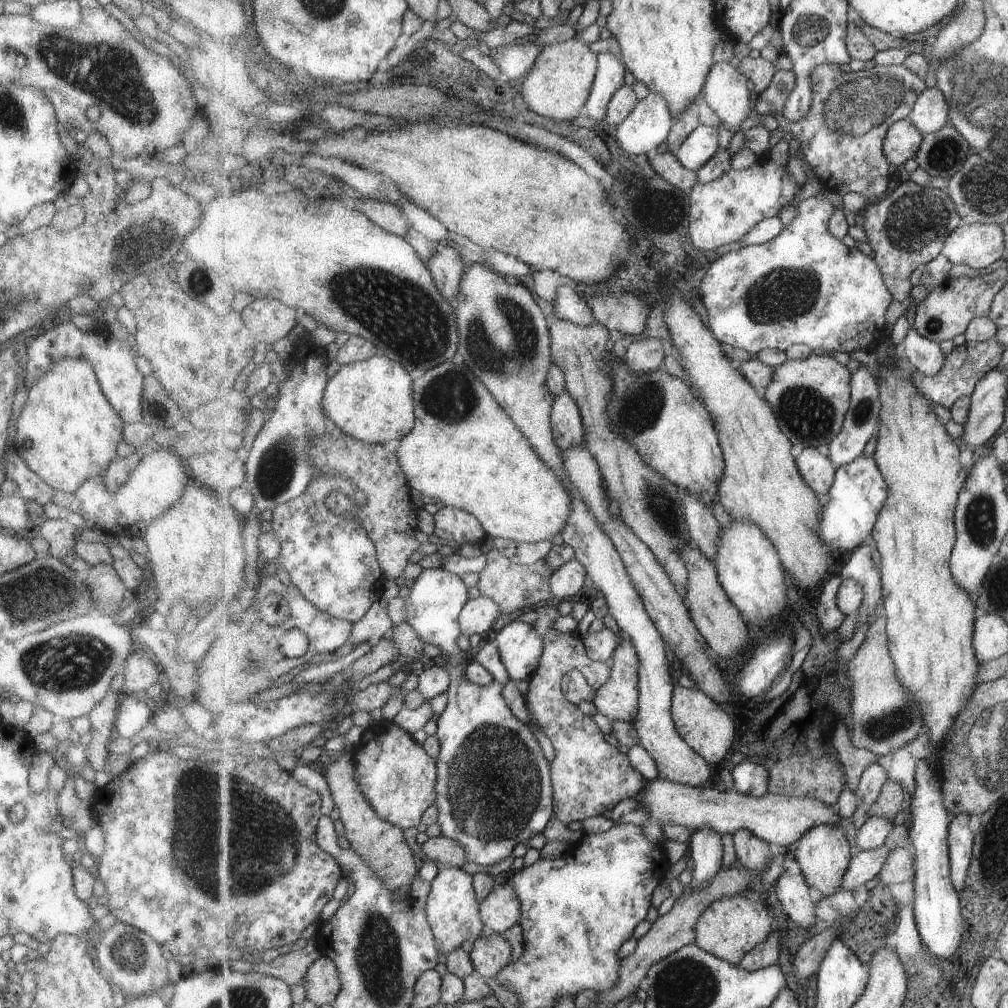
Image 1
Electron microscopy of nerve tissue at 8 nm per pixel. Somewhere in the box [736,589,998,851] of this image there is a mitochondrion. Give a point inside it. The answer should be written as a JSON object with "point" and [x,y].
{"point":[891,722]}

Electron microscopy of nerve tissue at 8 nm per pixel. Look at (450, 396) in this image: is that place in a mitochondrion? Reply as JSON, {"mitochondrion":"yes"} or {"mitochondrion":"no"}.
{"mitochondrion":"yes"}

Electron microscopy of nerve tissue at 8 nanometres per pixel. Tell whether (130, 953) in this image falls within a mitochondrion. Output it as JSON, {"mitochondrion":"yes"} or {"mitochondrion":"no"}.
{"mitochondrion":"yes"}

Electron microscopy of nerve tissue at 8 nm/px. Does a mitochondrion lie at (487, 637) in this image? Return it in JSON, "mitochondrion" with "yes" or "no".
{"mitochondrion":"no"}

